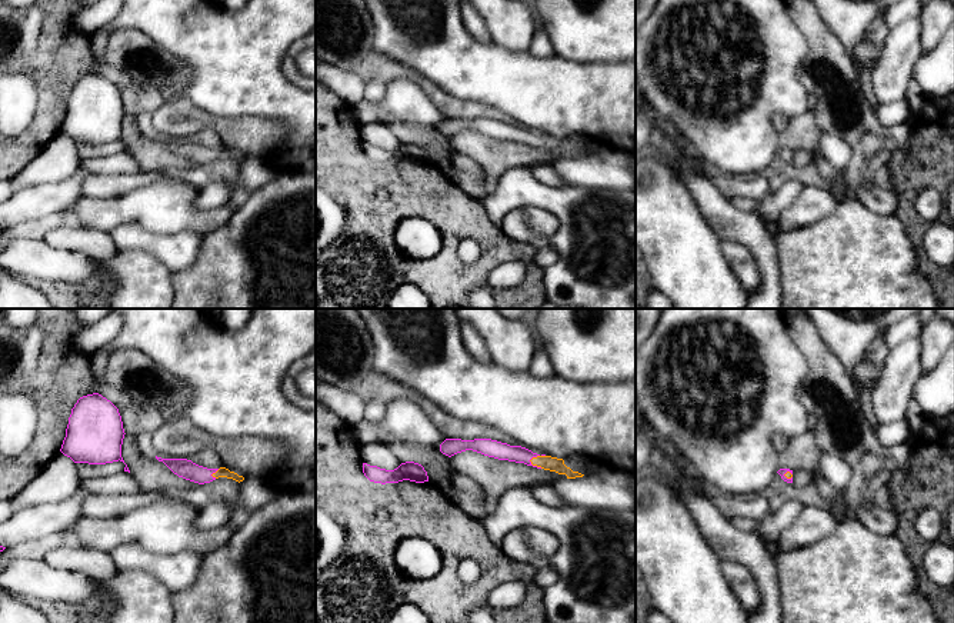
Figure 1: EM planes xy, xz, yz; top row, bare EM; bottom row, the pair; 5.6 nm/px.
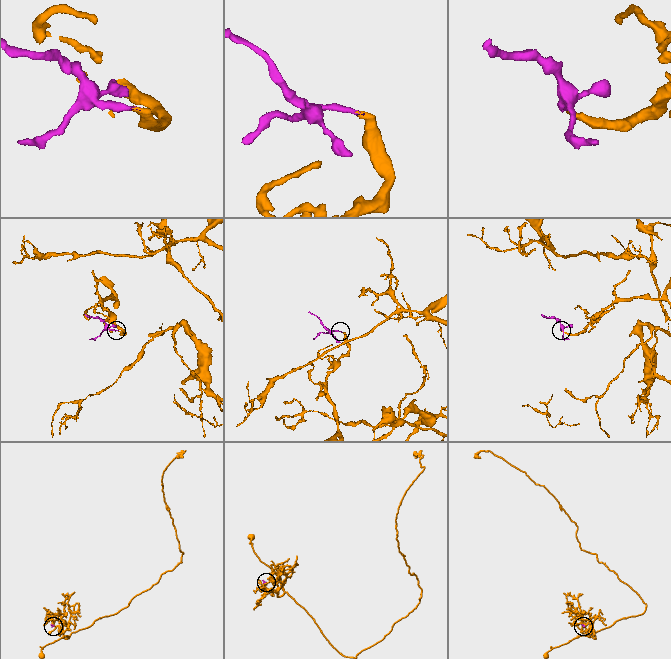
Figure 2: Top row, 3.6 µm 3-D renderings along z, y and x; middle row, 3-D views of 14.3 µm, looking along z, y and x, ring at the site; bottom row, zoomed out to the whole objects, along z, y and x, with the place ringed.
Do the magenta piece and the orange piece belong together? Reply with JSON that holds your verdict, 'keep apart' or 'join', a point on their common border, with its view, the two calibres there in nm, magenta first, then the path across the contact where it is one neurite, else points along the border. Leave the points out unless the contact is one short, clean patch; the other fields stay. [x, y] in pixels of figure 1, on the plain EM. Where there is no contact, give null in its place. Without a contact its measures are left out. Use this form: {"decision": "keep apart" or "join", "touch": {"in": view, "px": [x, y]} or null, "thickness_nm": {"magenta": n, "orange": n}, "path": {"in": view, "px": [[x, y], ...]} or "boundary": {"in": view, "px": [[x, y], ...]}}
{"decision": "join", "touch": {"in": "xz", "px": [536, 146]}, "thickness_nm": {"magenta": 100, "orange": 80}, "path": {"in": "xz", "px": [[496, 129], [523, 135], [536, 146], [550, 143]]}}

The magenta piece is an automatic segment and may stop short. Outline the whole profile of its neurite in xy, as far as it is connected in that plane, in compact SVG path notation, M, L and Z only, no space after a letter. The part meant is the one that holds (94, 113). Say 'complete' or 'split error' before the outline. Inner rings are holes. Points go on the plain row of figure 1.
complete; M99 73L87 74L71 89L60 131L74 143L124 143L124 114L119 89Z

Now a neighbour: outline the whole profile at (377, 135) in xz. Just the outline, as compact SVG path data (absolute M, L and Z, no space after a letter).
M370 123L370 124L361 126L358 136L361 143L377 146L386 150L394 150L401 144L401 141L390 130L390 127L380 123Z

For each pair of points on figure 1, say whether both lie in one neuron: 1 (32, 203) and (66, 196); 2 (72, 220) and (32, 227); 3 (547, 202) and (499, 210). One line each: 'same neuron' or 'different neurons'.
1: same neuron
2: same neuron
3: same neuron

